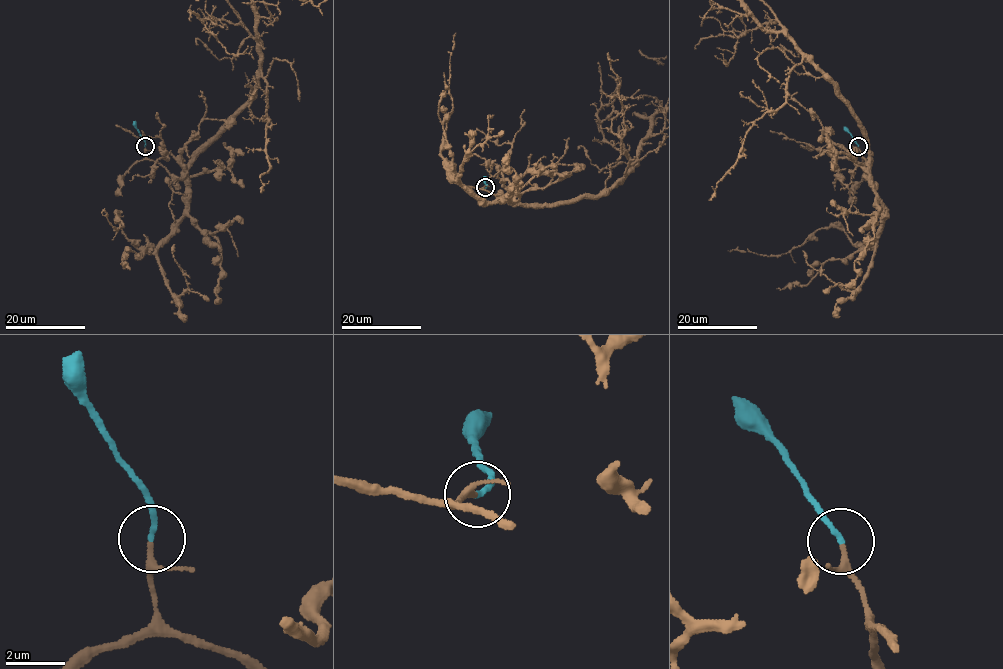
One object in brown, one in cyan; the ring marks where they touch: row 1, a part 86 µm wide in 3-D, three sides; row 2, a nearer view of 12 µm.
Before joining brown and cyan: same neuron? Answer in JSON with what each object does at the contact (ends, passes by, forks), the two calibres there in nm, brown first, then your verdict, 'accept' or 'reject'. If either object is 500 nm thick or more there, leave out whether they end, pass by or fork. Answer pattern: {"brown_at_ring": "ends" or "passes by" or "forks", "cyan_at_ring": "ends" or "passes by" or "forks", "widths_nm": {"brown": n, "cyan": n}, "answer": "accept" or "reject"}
{"brown_at_ring": "passes by", "cyan_at_ring": "ends", "widths_nm": {"brown": 180, "cyan": 180}, "answer": "accept"}

